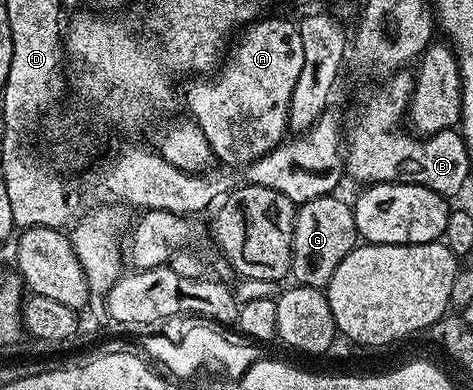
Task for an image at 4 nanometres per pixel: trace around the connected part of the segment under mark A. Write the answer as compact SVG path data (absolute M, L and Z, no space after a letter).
M257 19L247 25L231 41L215 74L207 78L193 79L196 81L184 92L184 104L189 112L187 115L200 127L202 134L206 134L206 142L210 142L210 150L221 165L250 165L272 148L277 148L289 131L288 111L291 95L303 66L302 38L295 23L291 24L288 20L264 19Z

